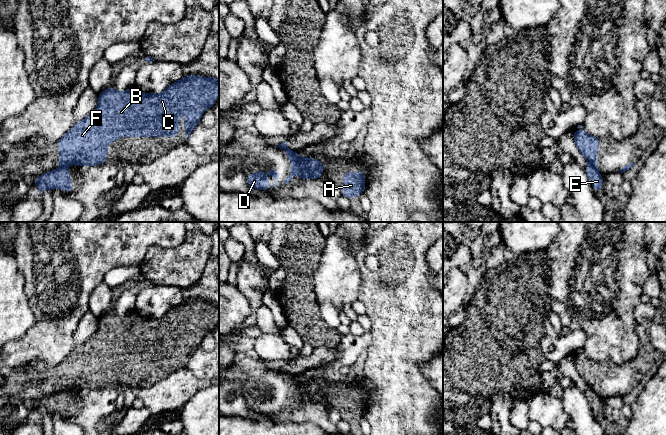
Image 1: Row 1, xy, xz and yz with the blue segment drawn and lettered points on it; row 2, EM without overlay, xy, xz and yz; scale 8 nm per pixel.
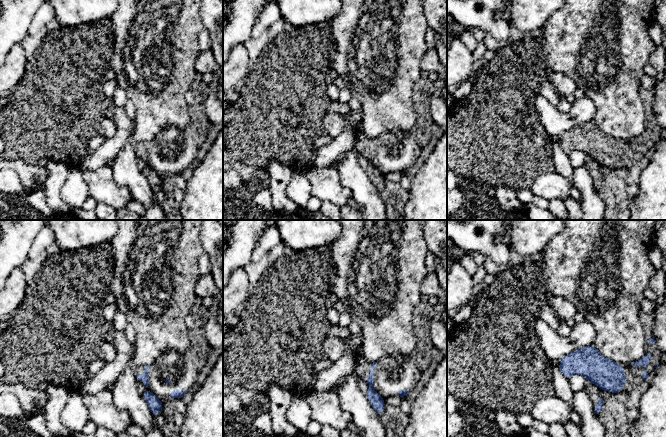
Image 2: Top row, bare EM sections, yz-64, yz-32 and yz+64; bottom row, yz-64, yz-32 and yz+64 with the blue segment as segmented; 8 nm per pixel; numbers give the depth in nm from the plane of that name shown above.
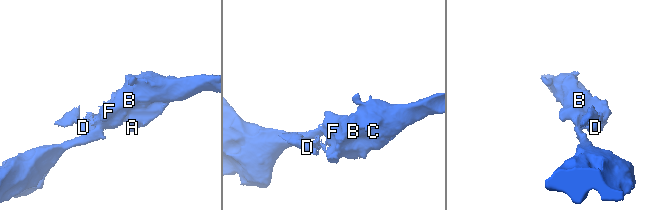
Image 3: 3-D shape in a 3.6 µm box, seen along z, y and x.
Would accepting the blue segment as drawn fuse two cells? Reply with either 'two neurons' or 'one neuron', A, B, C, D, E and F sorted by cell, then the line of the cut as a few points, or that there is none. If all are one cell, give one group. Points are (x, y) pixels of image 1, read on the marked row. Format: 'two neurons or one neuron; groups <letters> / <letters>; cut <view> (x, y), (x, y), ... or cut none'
two neurons; groups A B C D F / E; cut yz (590, 163), (596, 169)

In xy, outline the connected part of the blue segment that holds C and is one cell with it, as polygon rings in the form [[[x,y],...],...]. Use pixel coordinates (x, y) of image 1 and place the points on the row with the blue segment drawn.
[[[188,75],[184,76],[179,81],[170,84],[163,92],[159,94],[155,93],[143,93],[138,90],[135,86],[126,91],[116,91],[111,86],[101,93],[98,94],[98,104],[96,108],[83,120],[77,121],[71,128],[71,130],[66,133],[59,141],[55,144],[59,147],[59,164],[61,167],[66,168],[70,165],[78,166],[97,166],[101,163],[105,163],[108,158],[108,144],[110,142],[116,142],[118,137],[177,137],[179,135],[179,114],[186,113],[185,116],[185,138],[188,139],[194,128],[200,124],[200,119],[202,114],[209,108],[212,108],[215,104],[217,97],[219,95],[219,86],[217,84],[218,75],[212,77],[204,77],[200,75]]]

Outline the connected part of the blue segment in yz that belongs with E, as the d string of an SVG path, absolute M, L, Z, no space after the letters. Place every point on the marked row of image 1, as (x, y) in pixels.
M591 164L585 168L585 172L591 182L593 189L596 192L600 192L603 187L602 174Z

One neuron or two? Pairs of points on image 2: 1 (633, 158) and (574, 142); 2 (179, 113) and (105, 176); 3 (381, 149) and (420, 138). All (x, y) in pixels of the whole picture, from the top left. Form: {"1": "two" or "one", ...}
{"1": "one", "2": "two", "3": "one"}

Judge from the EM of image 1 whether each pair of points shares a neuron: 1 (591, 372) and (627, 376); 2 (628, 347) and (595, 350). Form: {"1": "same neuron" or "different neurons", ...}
{"1": "same neuron", "2": "same neuron"}

